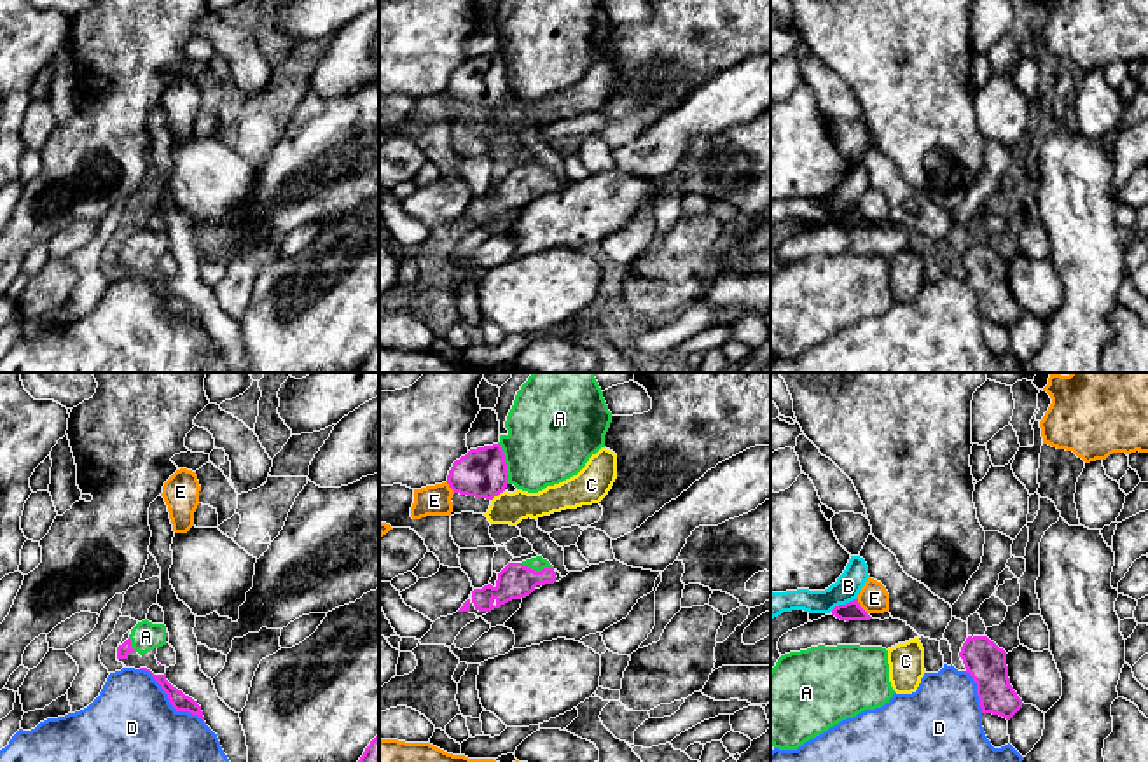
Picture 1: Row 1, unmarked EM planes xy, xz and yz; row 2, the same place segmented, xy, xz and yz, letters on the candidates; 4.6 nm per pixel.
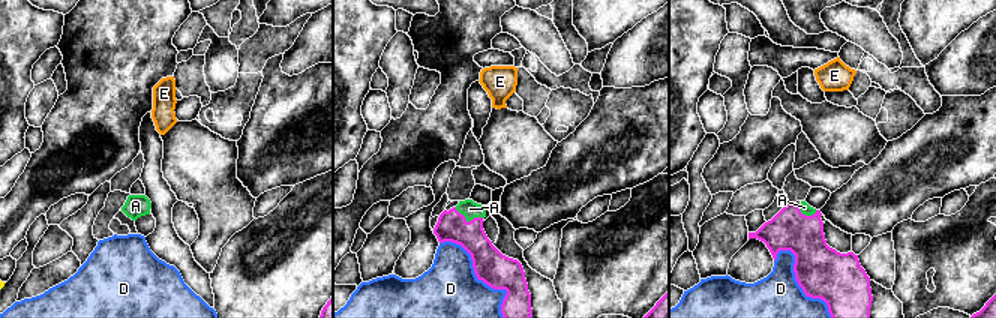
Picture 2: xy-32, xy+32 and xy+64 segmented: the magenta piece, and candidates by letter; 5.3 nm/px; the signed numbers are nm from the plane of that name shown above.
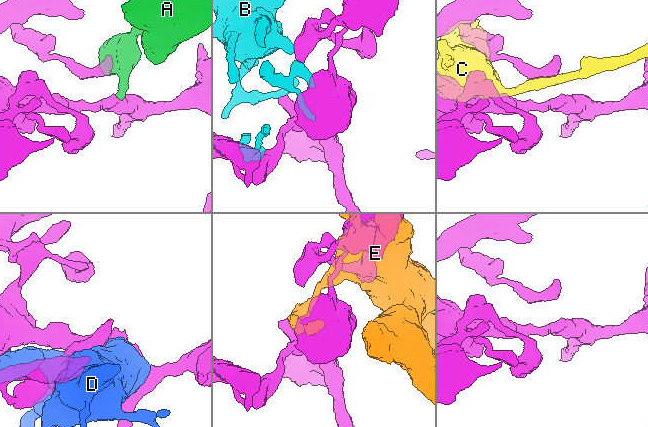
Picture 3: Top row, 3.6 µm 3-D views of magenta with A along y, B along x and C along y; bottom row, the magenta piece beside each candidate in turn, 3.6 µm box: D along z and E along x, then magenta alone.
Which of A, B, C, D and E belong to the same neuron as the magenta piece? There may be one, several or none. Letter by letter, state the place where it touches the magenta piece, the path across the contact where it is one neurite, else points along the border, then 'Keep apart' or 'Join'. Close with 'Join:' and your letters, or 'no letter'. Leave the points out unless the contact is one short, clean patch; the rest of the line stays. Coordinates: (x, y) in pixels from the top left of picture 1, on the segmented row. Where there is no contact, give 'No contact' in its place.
A: Touches magenta at xz (505, 464). Join
B: Touches magenta at yz (843, 605). Keep apart
C: Touches magenta at xz (497, 495). Keep apart
D: Touches magenta at xy (170, 701). Keep apart
E: Touches magenta at yz (860, 607). Keep apart
Join: A

